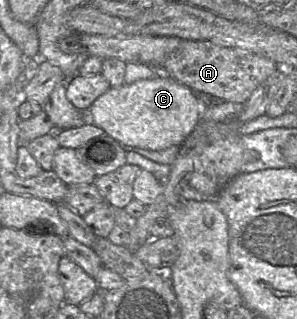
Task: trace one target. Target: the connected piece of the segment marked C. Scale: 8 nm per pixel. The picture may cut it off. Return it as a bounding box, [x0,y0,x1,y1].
[88,78,201,151]

